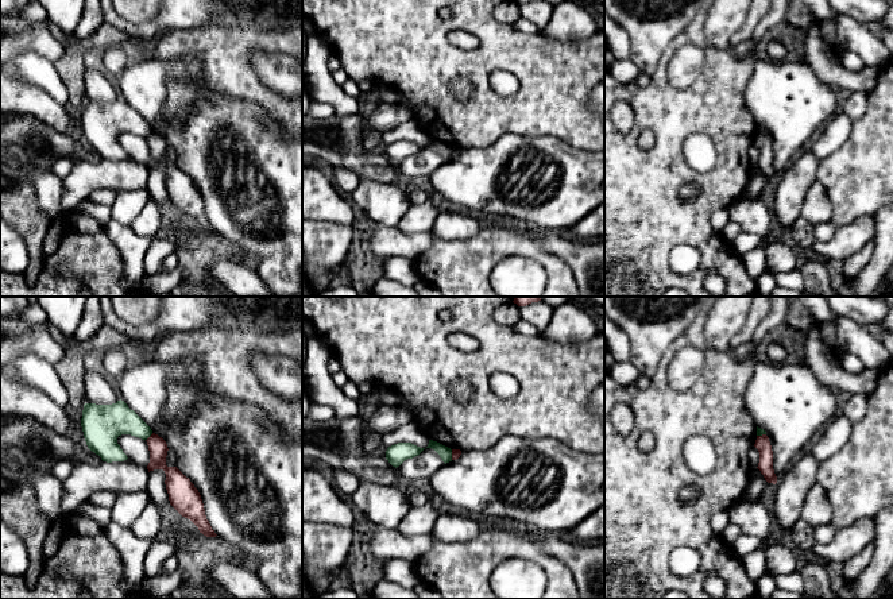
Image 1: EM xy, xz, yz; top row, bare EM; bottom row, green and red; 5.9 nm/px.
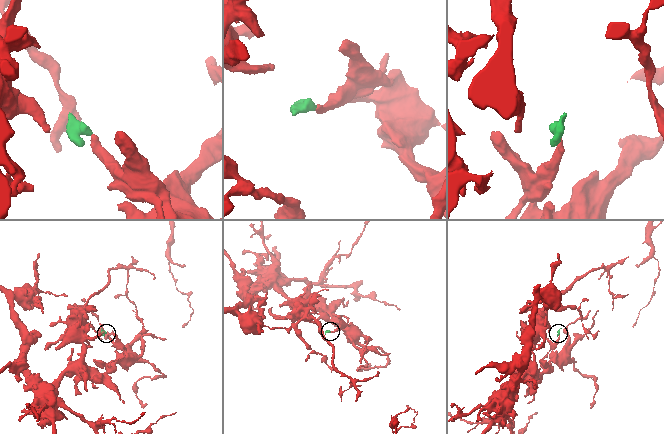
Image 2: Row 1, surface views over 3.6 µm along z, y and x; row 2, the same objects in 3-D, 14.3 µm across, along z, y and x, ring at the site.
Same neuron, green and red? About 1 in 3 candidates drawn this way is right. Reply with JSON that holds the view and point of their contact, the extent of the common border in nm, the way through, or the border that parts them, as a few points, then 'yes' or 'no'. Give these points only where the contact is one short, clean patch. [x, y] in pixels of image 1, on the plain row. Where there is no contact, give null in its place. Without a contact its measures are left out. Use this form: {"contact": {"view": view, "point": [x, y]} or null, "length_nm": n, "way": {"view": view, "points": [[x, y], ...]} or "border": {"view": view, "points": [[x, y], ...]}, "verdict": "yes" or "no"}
{"contact": {"view": "xy", "point": [149, 134]}, "length_nm": 60, "border": {"view": "xy", "points": [[153, 131], [146, 138]]}, "verdict": "no"}

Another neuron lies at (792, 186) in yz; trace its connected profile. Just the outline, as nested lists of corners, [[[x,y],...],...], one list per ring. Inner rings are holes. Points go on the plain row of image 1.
[[[804,151],[777,178],[774,202],[772,212],[774,221],[790,228],[801,216],[804,198],[812,185],[817,181],[820,159],[812,151]]]

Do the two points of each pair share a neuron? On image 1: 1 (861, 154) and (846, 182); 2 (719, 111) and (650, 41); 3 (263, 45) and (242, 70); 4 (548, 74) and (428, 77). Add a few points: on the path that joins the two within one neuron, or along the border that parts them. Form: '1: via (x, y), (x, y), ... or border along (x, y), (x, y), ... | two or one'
1: via (861, 161), (861, 167), (853, 176) | one
2: border along (684, 30), (664, 51), (657, 69), (650, 76) | two
3: via (255, 45), (242, 58), (242, 62) | one
4: via (518, 61), (457, 64) | one

